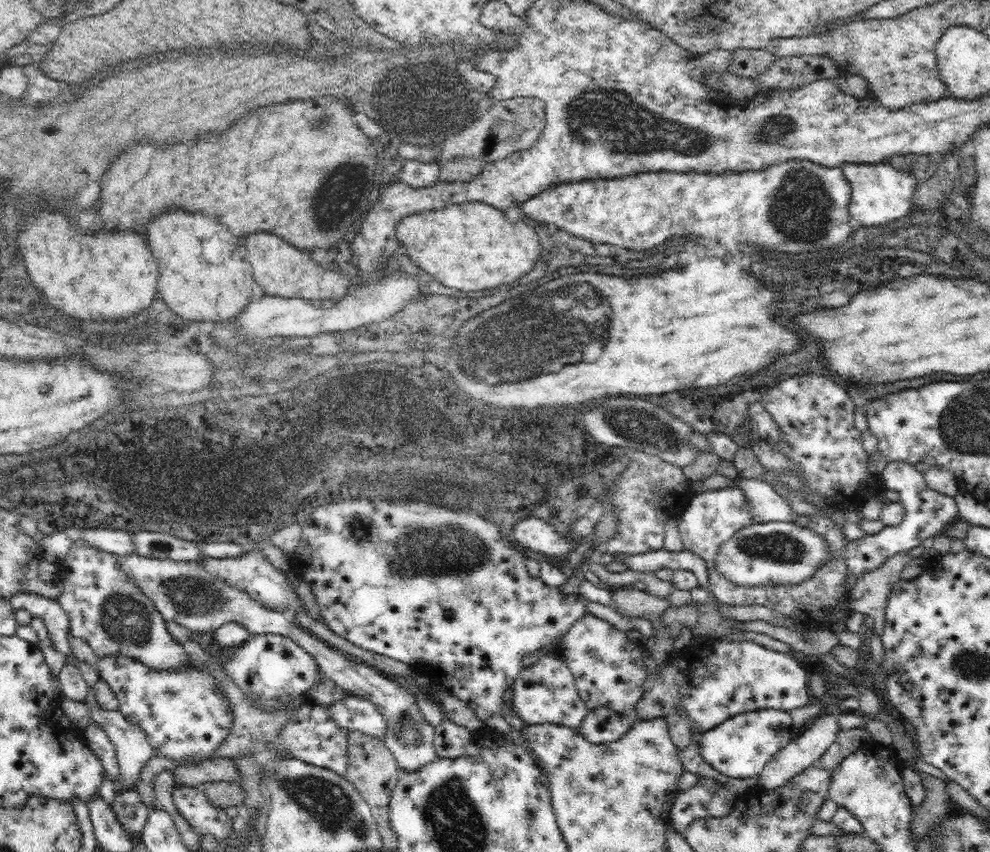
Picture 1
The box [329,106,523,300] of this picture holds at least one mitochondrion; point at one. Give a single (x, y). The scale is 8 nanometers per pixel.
(467, 122)

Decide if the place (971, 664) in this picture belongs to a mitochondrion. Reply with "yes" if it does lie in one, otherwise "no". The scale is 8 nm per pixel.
yes

